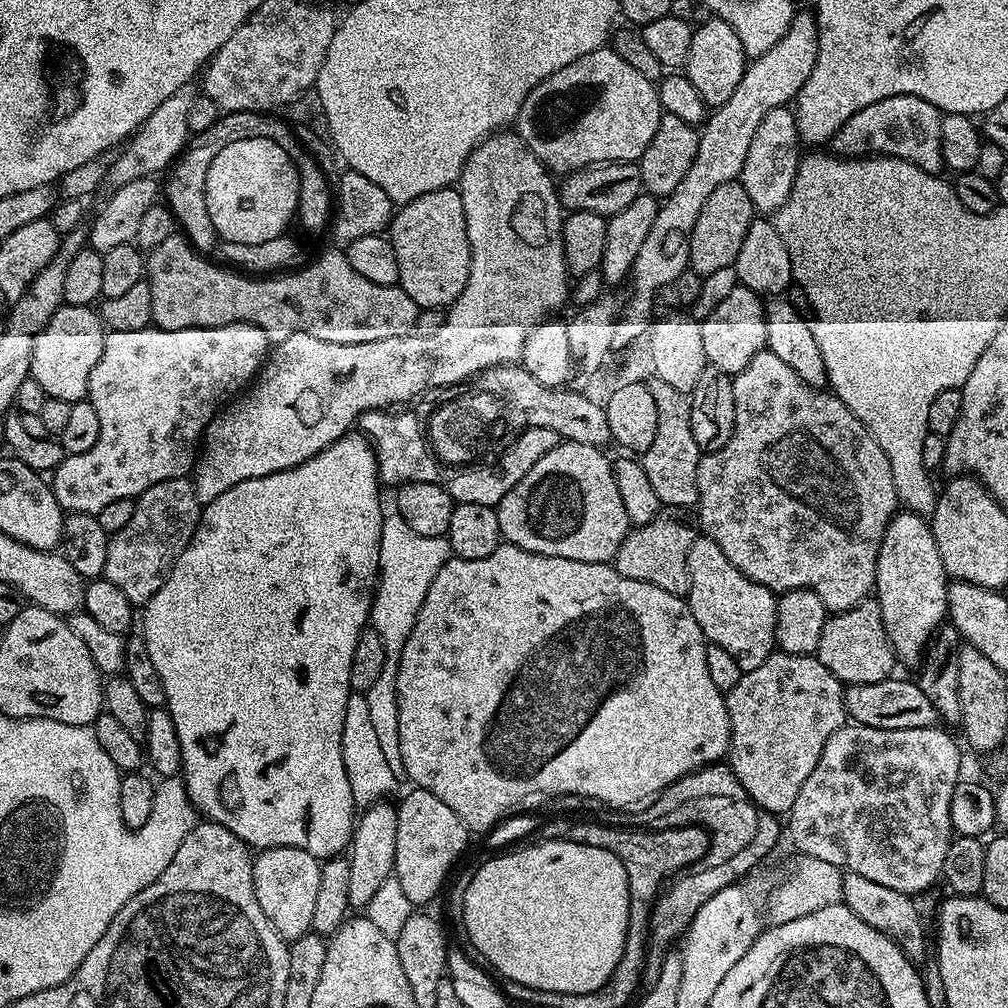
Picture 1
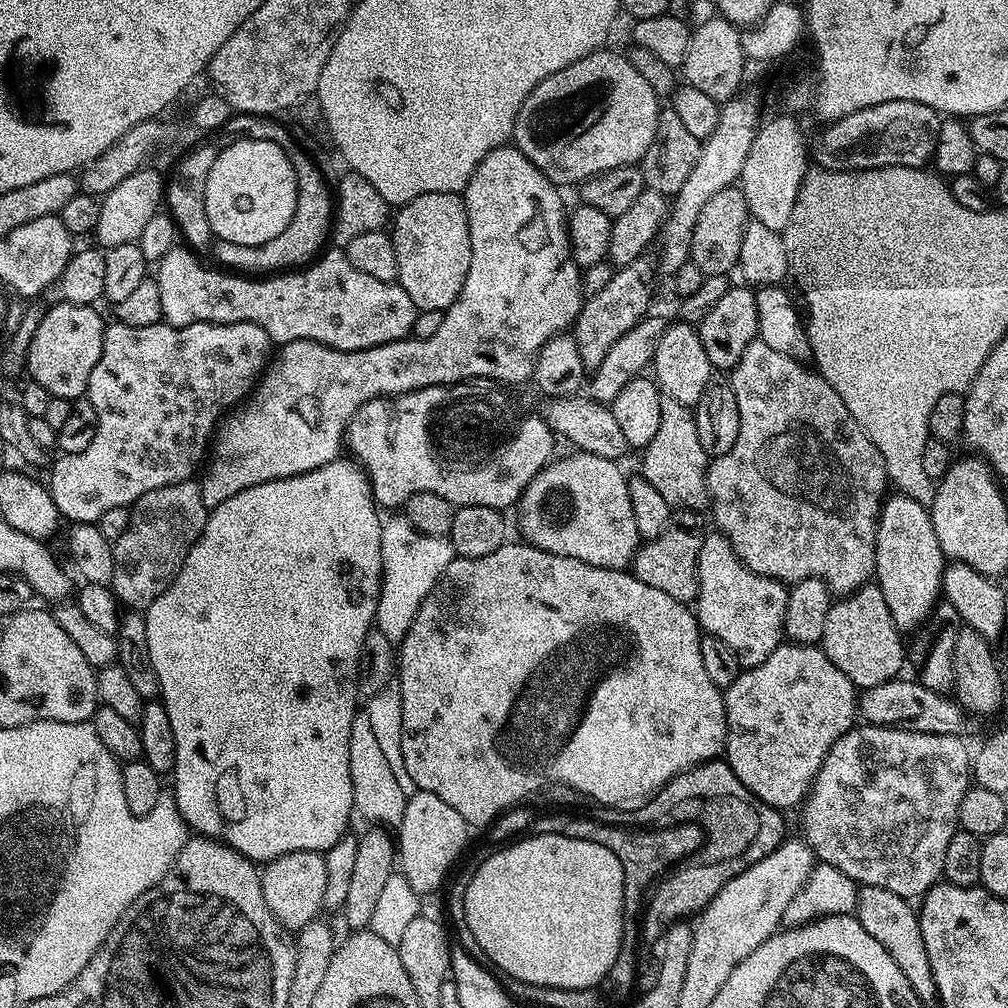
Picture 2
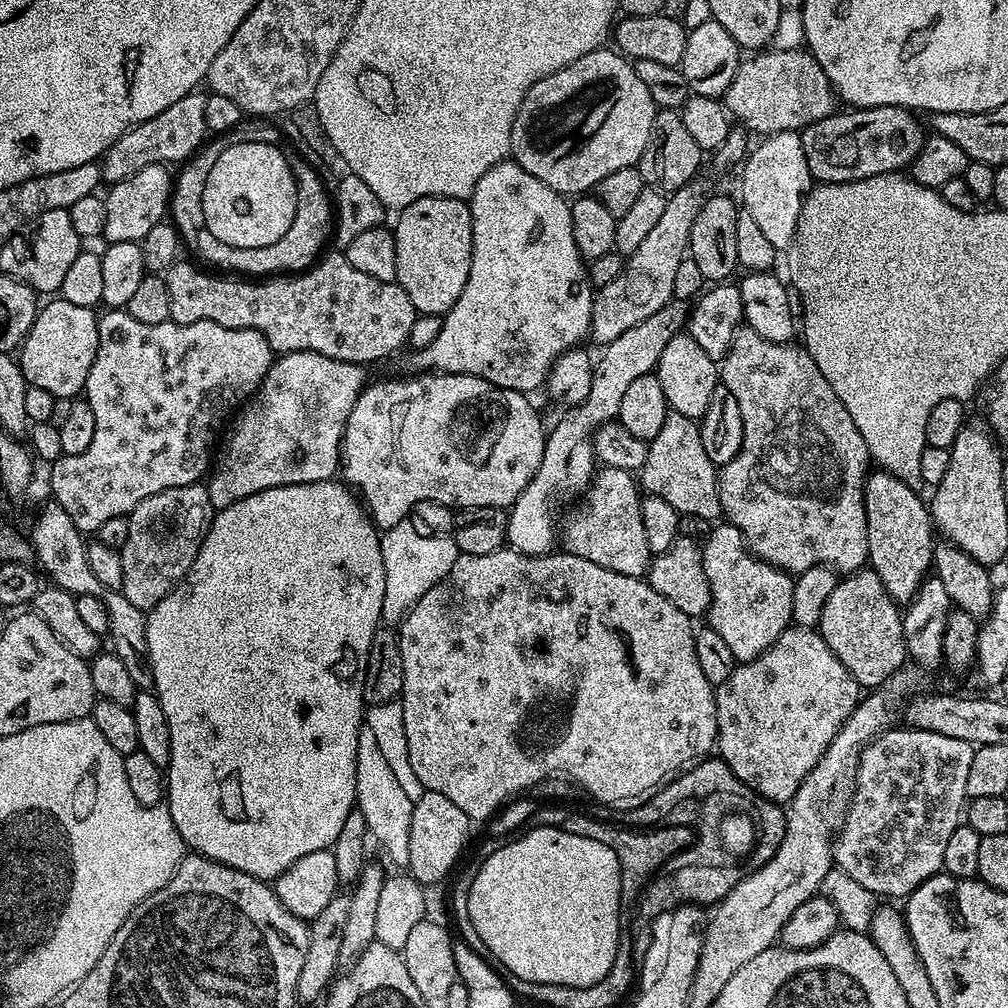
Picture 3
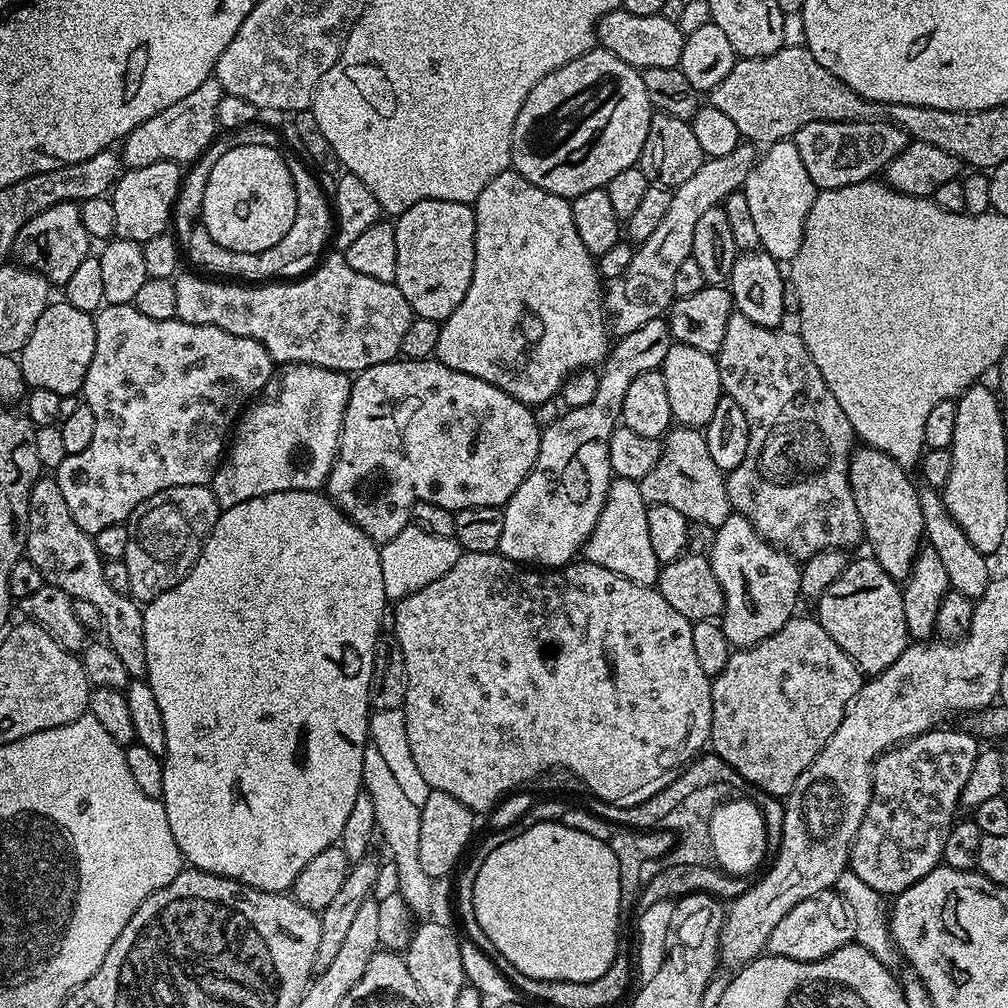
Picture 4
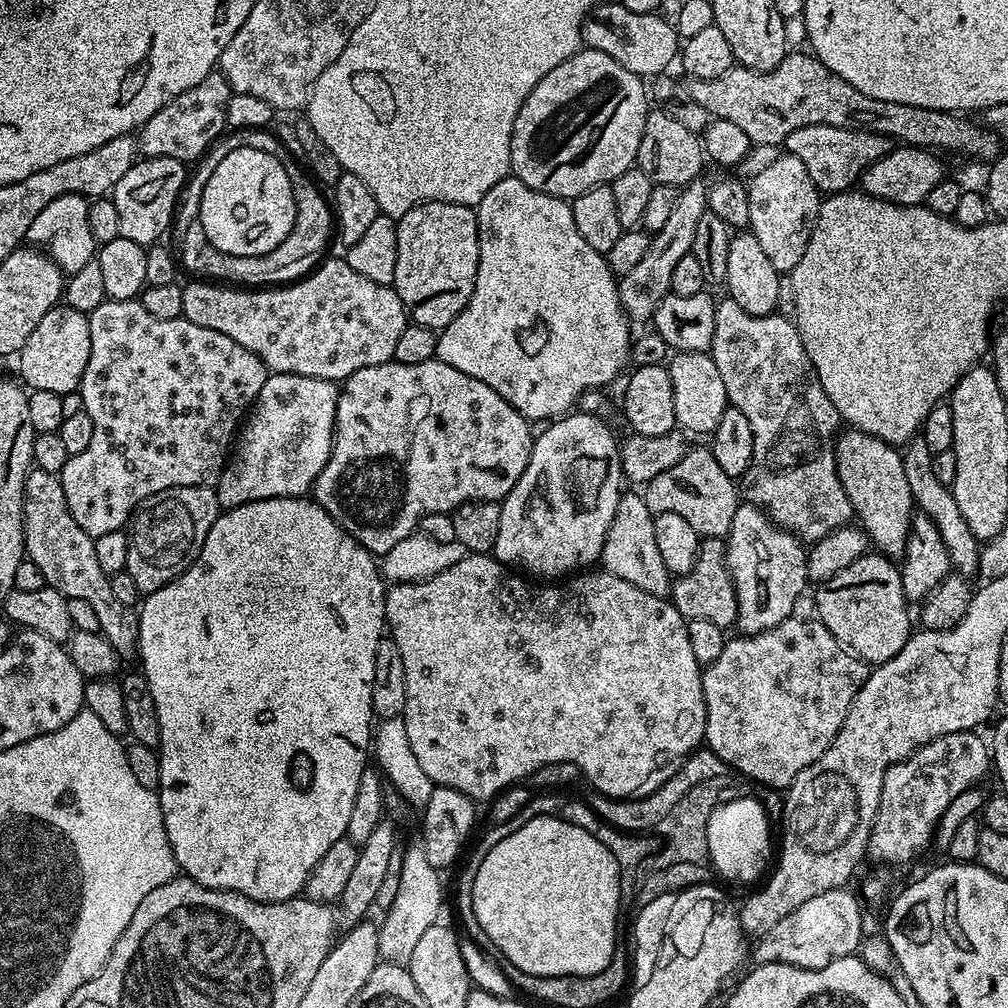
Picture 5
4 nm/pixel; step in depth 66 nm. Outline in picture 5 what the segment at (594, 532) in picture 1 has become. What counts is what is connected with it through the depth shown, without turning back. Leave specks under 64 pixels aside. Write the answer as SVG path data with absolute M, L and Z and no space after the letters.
M625 491L618 502L614 522L606 534L599 563L603 571L622 578L622 582L630 582L630 586L638 586L638 590L646 590L646 594L667 597L671 593L674 577L666 570L666 562L662 562L662 553L654 538L655 521L656 517L646 506L643 495L636 493L635 496Z

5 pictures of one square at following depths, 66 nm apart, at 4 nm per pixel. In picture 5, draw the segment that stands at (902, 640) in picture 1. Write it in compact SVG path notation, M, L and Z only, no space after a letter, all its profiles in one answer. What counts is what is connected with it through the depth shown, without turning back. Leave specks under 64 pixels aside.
M844 430L836 438L836 469L855 519L868 535L871 547L881 556L903 557L914 505L906 470L902 470L901 453L893 445L882 442L882 438Z

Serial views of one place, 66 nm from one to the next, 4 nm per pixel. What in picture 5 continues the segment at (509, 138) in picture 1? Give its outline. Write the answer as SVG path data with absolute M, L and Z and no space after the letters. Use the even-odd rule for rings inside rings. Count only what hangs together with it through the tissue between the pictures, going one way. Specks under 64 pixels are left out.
M511 174L502 182L498 182L498 186L491 188L486 198L482 198L482 202L475 205L474 211L478 226L478 250L480 251L474 294L470 294L470 302L464 307L462 314L458 314L454 322L439 329L436 356L442 362L454 366L454 370L462 370L462 374L470 374L470 378L478 378L478 382L486 382L490 390L498 390L498 394L502 394L502 398L506 398L506 402L510 402L514 410L518 410L518 414L522 414L530 422L537 422L536 420L551 422L571 413L577 407L579 398L584 392L603 389L603 384L610 383L620 371L623 373L624 363L626 365L629 363L634 336L633 333L628 333L630 321L620 301L618 277L610 270L607 255L594 250L594 246L587 244L586 238L578 234L578 226L574 226L574 214L569 201L559 200L557 196L550 194L542 194L526 186L526 182L517 180ZM281 372L269 375L254 407L247 413L239 429L234 455L227 461L223 474L214 485L221 509L237 508L246 502L279 496L307 497L313 491L318 474L322 474L322 466L326 466L332 453L339 397L340 388L334 380Z

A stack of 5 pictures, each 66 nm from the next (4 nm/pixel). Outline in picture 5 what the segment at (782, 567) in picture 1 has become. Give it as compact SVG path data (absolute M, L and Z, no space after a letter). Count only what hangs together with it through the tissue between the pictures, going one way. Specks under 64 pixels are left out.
M724 298L724 301L721 299L717 303L716 313L714 314L714 338L712 339L710 355L714 366L718 366L718 374L722 374L722 383L726 385L729 405L742 410L742 414L746 414L746 418L750 418L750 430L754 430L754 458L742 478L743 499L747 503L753 504L755 508L761 508L778 527L792 533L801 542L821 540L826 538L826 534L845 527L853 519L854 513L846 498L846 490L838 478L838 470L836 469L836 438L841 431L842 421L834 402L830 402L830 398L826 398L826 390L822 390L822 382L818 382L818 374L802 346L802 338L798 334L795 323L789 317L779 314L771 316L746 314L746 310L742 310L742 306L738 306L738 302L734 302L731 298Z

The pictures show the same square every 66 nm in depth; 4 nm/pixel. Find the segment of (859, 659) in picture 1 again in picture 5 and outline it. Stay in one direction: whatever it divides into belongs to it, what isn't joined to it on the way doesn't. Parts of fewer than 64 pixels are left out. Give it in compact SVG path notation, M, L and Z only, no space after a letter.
M865 554L846 566L842 574L834 574L834 578L823 581L817 588L820 589L816 592L815 615L840 644L865 664L890 662L906 646L914 625L908 617L910 605L902 594L899 567L889 557Z

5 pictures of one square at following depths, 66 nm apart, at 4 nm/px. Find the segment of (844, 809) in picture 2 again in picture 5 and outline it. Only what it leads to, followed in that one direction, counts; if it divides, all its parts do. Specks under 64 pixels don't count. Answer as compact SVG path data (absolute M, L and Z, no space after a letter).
M975 731L955 732L934 738L907 760L884 772L882 798L868 839L867 859L876 864L908 864L934 844L936 827L950 802L962 790L975 788L990 772L990 748Z

